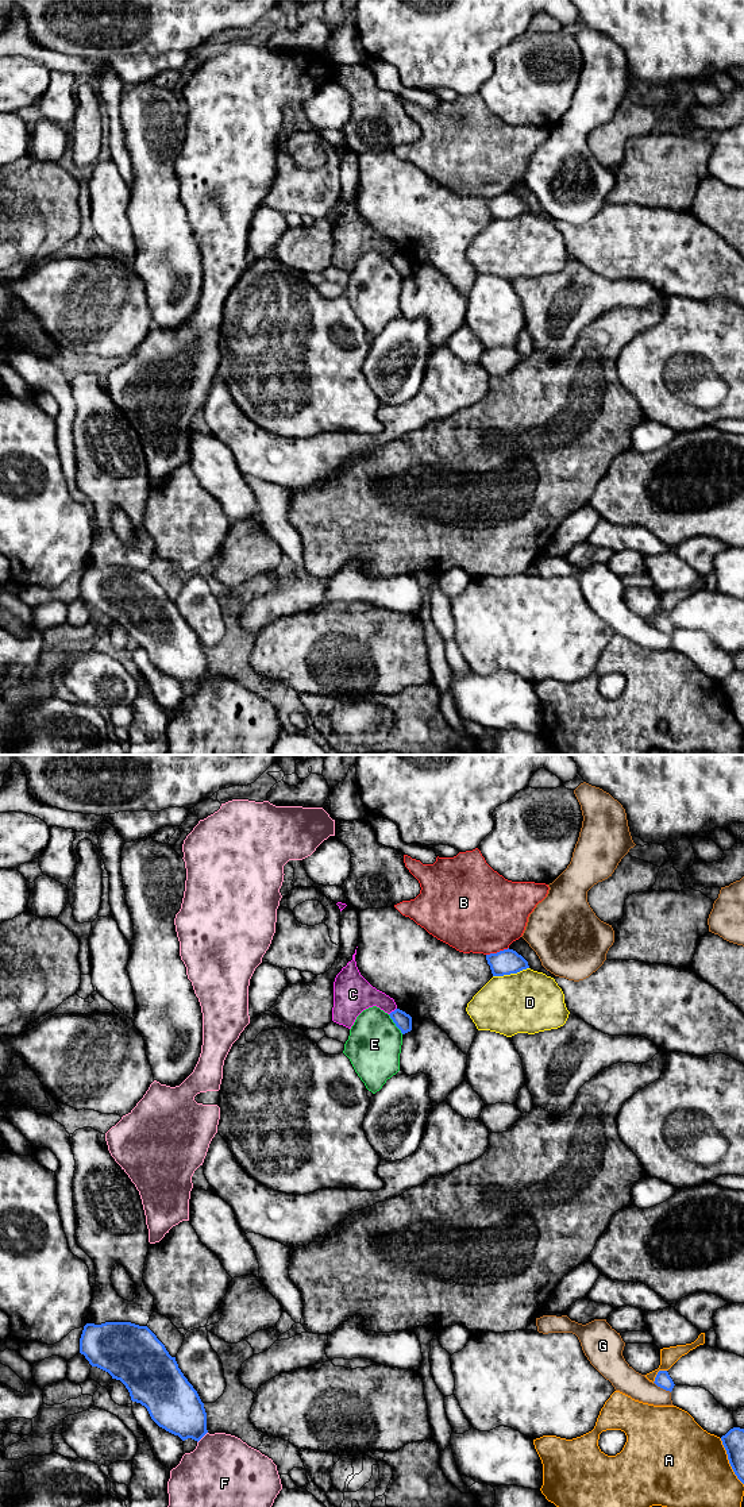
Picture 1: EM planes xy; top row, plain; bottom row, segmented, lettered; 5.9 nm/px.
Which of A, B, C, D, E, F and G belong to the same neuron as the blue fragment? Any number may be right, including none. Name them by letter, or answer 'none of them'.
none of them

